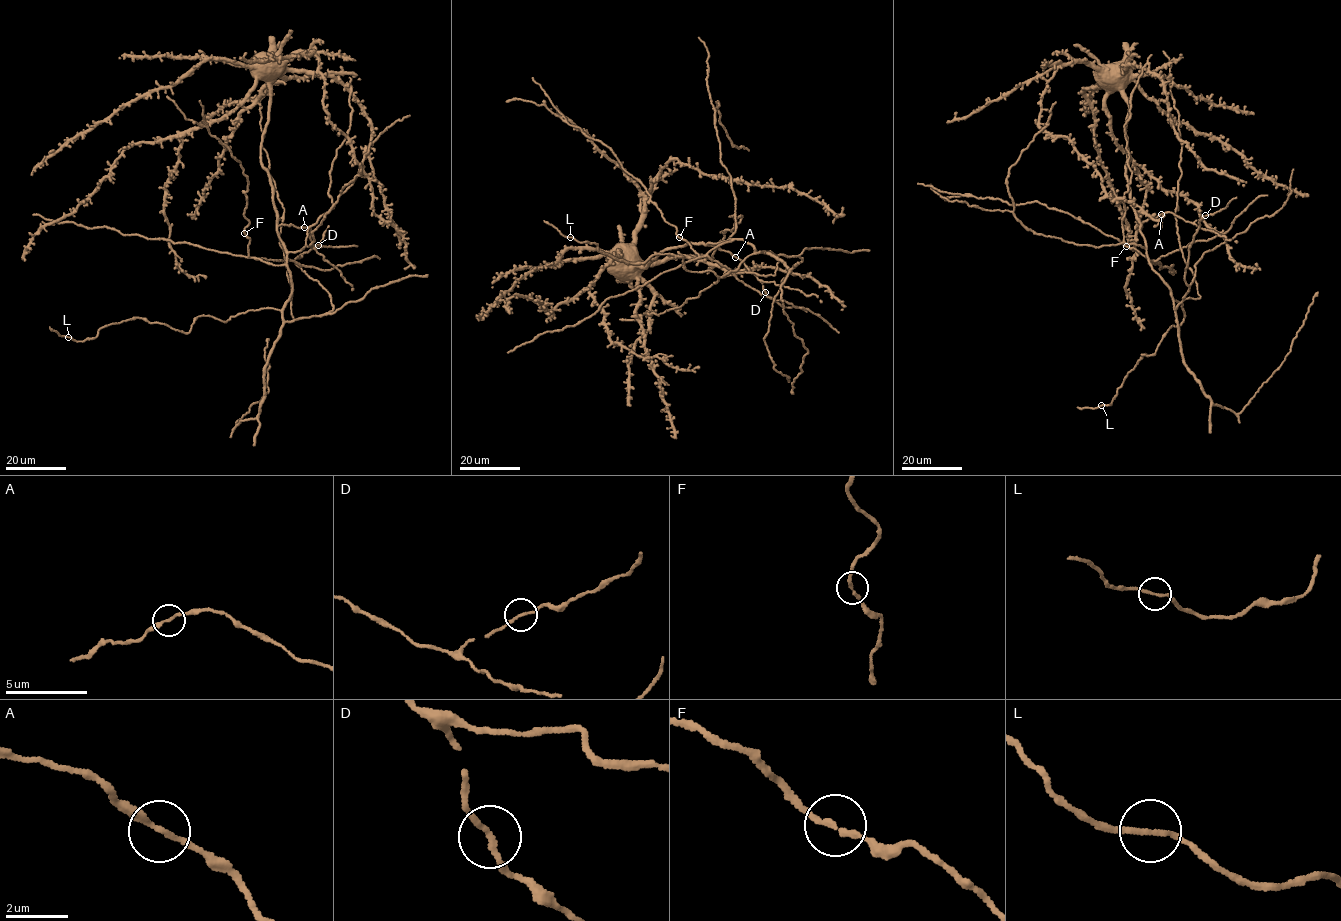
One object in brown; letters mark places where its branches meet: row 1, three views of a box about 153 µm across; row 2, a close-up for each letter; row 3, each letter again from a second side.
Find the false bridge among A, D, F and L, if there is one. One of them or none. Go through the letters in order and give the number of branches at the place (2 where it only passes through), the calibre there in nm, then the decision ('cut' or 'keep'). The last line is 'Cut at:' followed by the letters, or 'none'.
A: branches 2; calibre 160 nm; keep
D: branches 2; calibre 170 nm; keep
F: branches 2; calibre 190 nm; keep
L: branches 2; calibre 160 nm; keep
Cut at: none

